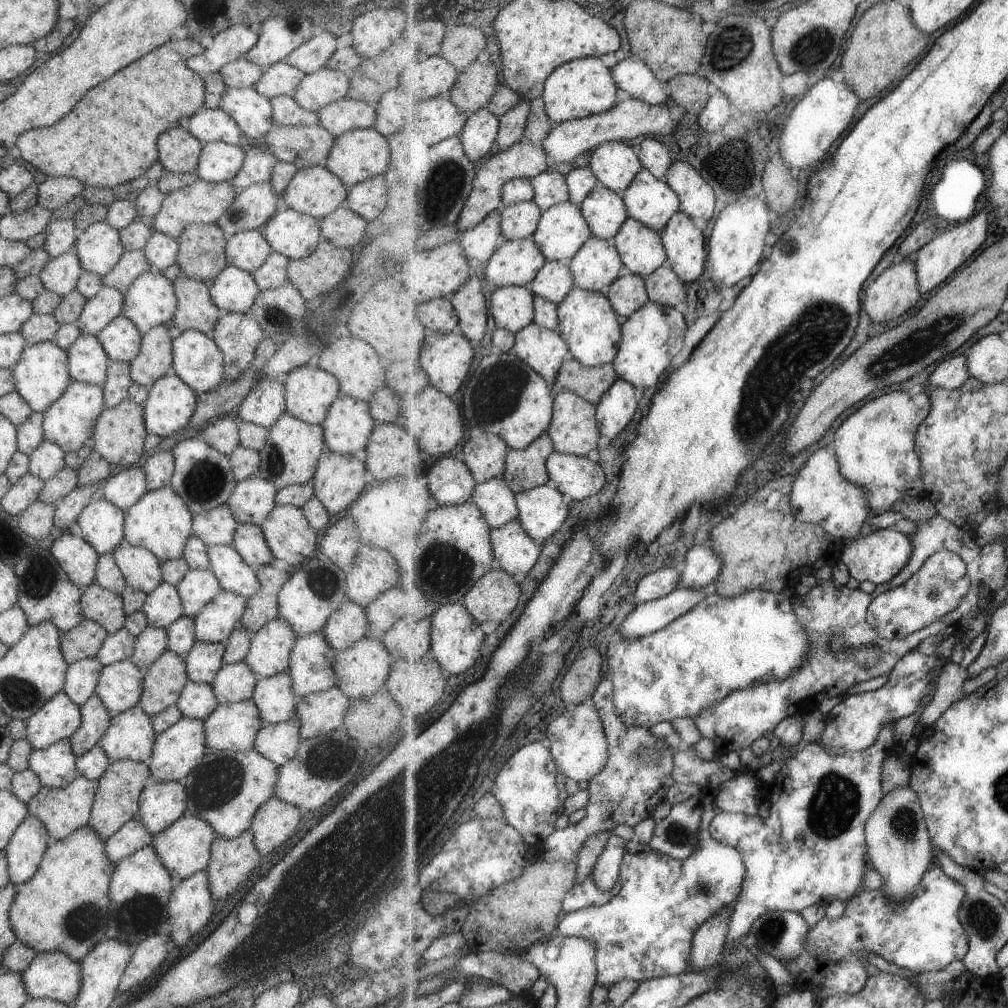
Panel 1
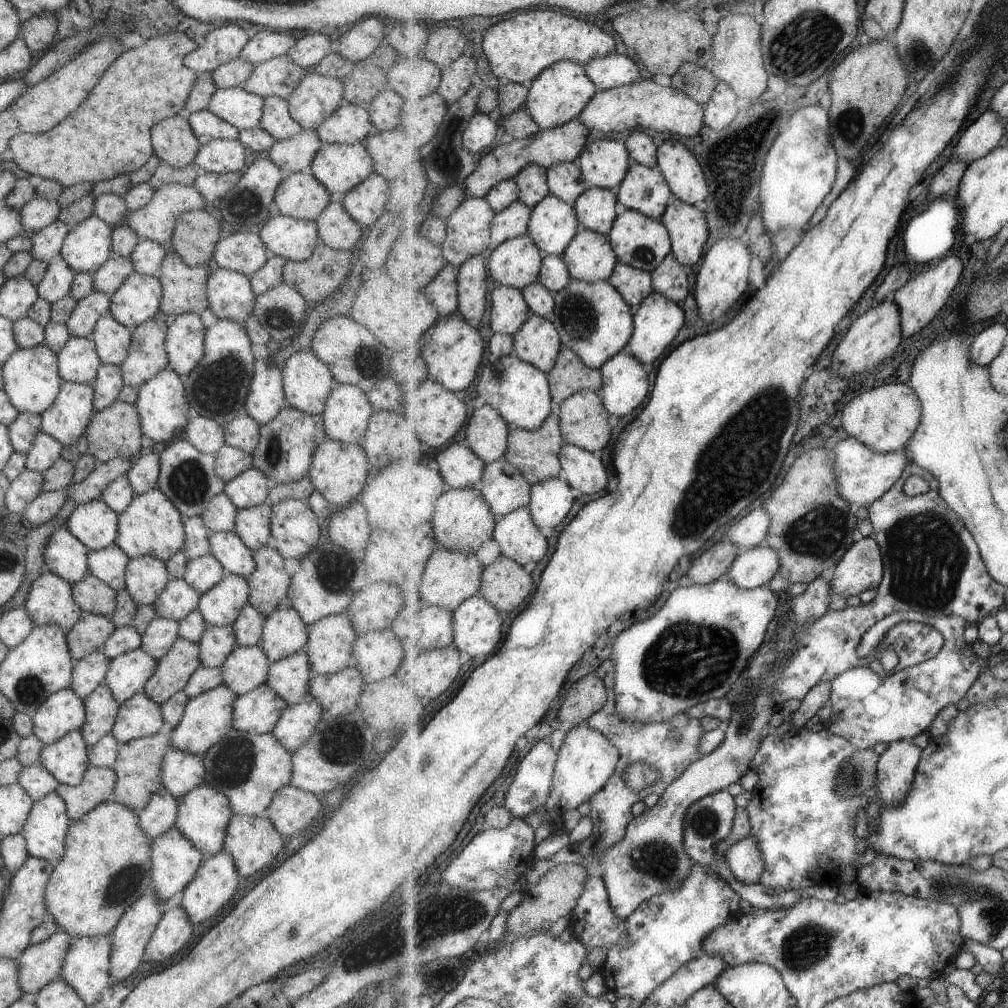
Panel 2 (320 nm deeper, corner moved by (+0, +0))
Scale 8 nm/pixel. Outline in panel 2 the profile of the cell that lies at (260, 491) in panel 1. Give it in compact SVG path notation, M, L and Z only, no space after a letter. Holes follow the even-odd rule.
M251 466L228 480L223 485L222 491L231 504L239 510L265 501L270 487L266 474Z

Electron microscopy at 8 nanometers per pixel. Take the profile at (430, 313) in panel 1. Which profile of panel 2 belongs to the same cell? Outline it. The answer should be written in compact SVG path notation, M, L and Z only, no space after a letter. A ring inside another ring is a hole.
M444 266L439 274L423 289L425 296L436 306L443 317L458 312L458 269Z

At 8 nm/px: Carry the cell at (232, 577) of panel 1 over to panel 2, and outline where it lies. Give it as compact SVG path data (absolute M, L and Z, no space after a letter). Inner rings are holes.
M210 531L208 547L209 553L223 567L225 574L239 575L246 579L255 570L252 550L233 531Z

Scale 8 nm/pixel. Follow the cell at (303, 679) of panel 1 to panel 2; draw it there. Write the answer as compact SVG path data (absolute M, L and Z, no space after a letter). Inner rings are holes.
M347 613L320 618L306 625L306 631L303 652L307 654L311 677L331 674L348 665L357 634Z

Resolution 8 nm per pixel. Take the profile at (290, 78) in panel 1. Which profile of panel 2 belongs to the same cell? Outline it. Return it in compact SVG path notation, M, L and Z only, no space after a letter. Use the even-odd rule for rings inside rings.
M286 54L277 55L256 64L240 87L261 98L286 99L295 90L303 74L303 69L291 62Z

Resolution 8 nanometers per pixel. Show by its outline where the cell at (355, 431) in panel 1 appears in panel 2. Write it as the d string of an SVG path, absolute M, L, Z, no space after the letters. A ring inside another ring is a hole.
M335 384L326 396L320 414L326 438L342 443L358 443L373 411L358 386Z

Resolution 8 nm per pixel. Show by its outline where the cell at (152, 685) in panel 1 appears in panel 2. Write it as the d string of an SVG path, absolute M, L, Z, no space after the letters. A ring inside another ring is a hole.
M178 636L169 650L156 661L155 670L141 691L153 702L161 704L182 690L199 665L197 643Z

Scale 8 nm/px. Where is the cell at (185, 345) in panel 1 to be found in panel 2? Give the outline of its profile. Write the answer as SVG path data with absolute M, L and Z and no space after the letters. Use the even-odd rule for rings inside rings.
M181 313L166 325L164 349L168 367L178 375L187 375L199 362L203 350L204 330L199 315Z

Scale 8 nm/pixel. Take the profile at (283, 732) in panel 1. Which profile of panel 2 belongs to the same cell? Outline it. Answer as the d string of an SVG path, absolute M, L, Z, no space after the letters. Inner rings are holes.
M307 695L299 702L285 705L275 726L270 730L284 749L295 752L310 736L320 721L321 705Z

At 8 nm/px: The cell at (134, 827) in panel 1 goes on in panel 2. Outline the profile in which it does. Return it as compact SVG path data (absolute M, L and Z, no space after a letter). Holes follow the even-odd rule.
M159 787L151 795L143 812L138 816L139 828L150 842L174 826L177 805L178 800L165 787Z

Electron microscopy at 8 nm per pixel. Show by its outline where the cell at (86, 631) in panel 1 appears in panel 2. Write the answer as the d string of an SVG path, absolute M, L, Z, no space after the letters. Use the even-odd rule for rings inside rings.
M82 611L78 621L66 631L68 653L74 662L97 651L113 632L113 623L104 616Z

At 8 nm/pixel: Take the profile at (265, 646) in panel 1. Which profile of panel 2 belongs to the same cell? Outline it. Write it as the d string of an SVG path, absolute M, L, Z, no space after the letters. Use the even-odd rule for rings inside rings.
M293 607L276 608L266 616L262 635L256 642L270 662L301 651L307 640L306 624Z

